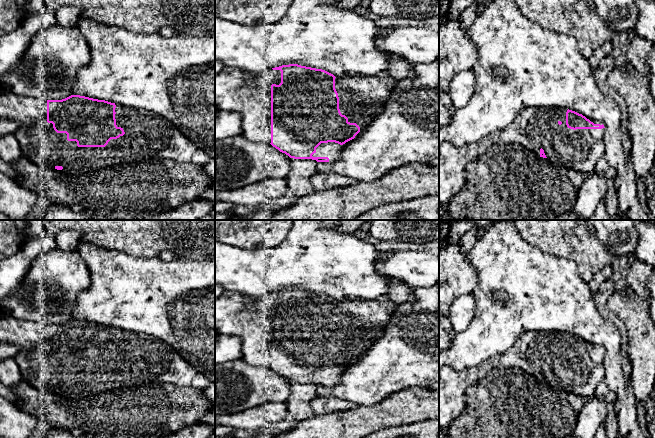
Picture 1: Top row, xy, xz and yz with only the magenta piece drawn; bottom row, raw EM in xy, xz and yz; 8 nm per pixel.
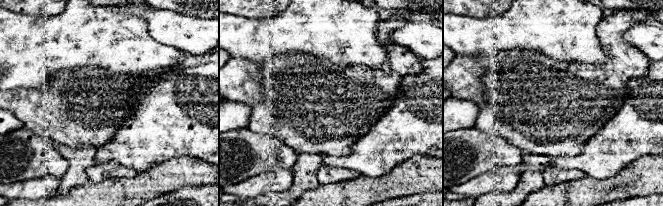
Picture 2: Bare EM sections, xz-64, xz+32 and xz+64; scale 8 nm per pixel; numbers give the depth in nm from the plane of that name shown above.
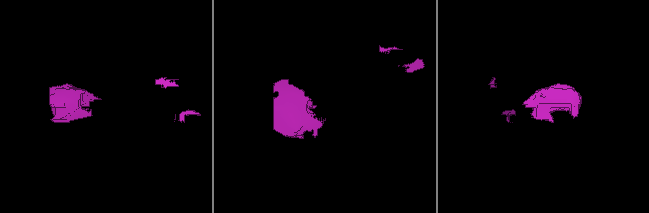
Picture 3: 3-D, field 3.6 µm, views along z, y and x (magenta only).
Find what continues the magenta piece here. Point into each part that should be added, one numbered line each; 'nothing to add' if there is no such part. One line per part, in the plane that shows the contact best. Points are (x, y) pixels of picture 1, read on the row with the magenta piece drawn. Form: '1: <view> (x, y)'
1: xy (147, 135)

